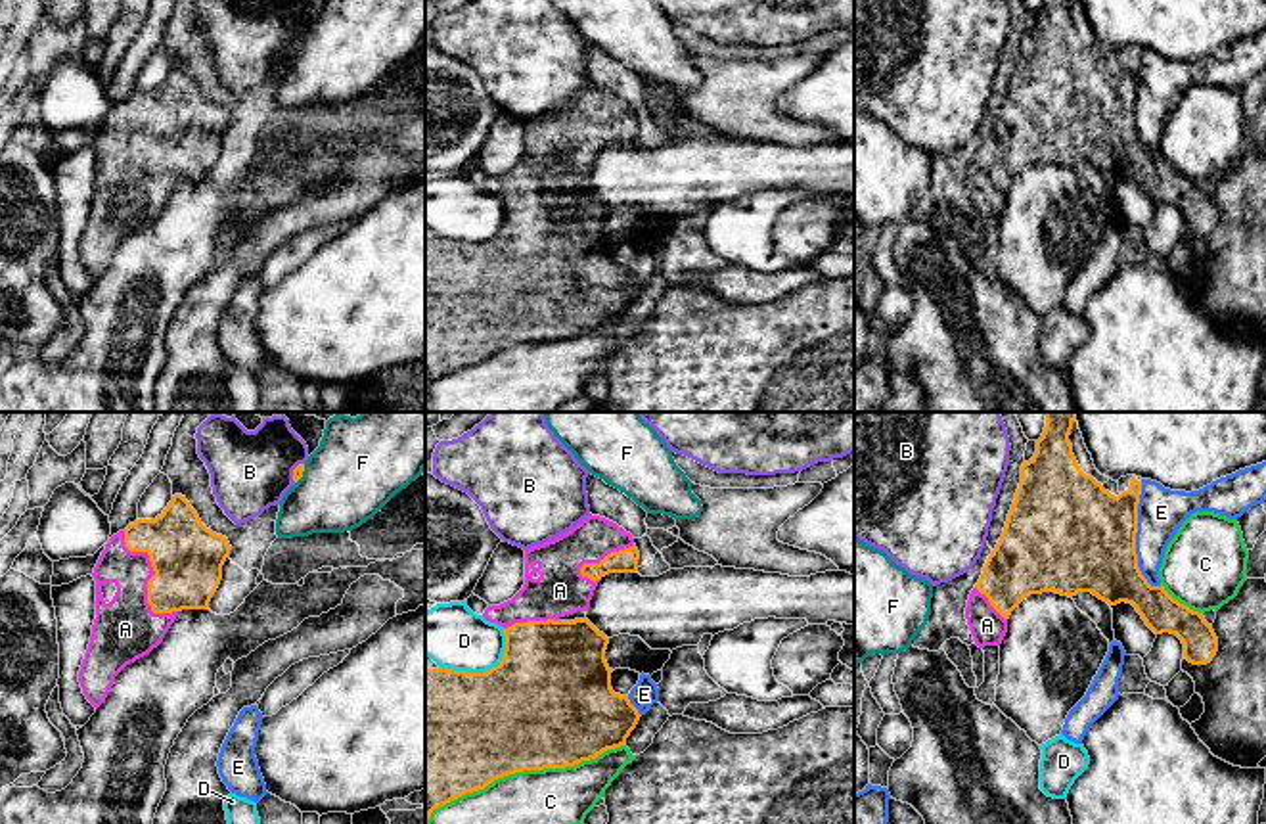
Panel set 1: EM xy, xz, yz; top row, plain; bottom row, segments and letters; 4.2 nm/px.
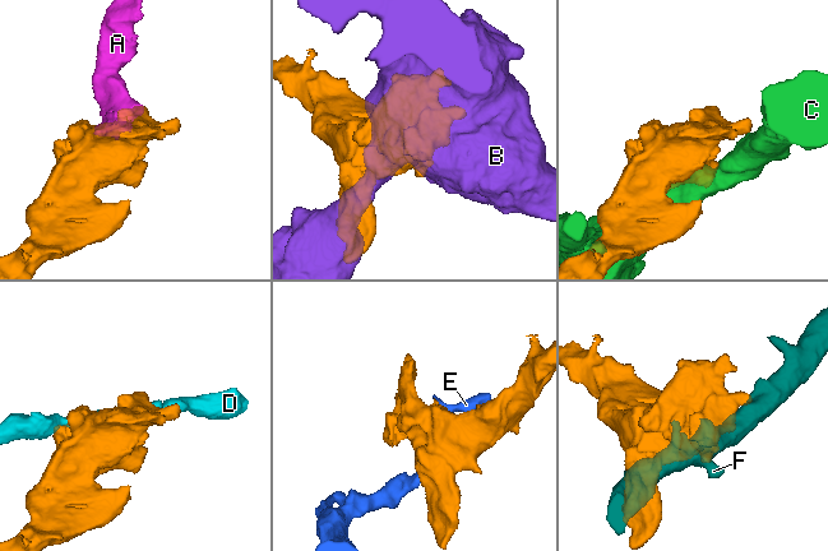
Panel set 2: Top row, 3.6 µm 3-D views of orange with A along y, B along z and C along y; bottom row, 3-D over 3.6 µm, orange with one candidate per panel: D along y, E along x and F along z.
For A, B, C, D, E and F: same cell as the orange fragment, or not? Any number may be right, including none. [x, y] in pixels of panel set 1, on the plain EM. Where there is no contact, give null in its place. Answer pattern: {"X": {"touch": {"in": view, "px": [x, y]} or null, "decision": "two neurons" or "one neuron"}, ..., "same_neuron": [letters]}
{"A": {"touch": {"in": "xy", "px": [152, 148]}, "decision": "one neuron"}, "B": {"touch": {"in": "xy", "px": [293, 43]}, "decision": "two neurons"}, "C": {"touch": {"in": "xz", "px": [519, 342]}, "decision": "two neurons"}, "D": {"touch": {"in": "xz", "px": [485, 242]}, "decision": "two neurons"}, "E": {"touch": {"in": "yz", "px": [1134, 110]}, "decision": "two neurons"}, "F": {"touch": {"in": "xy", "px": [301, 45]}, "decision": "two neurons"}, "same_neuron": ["A"]}

